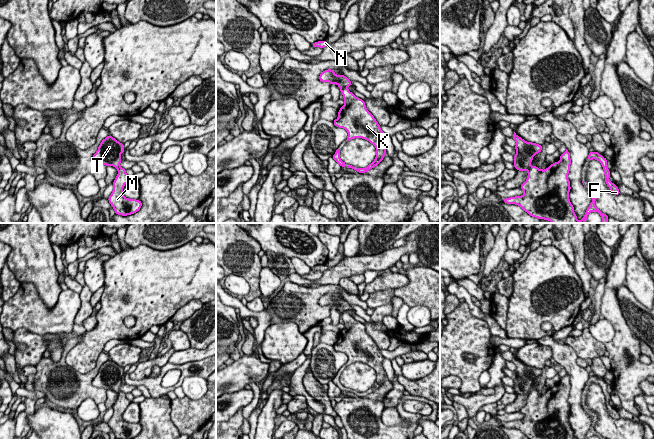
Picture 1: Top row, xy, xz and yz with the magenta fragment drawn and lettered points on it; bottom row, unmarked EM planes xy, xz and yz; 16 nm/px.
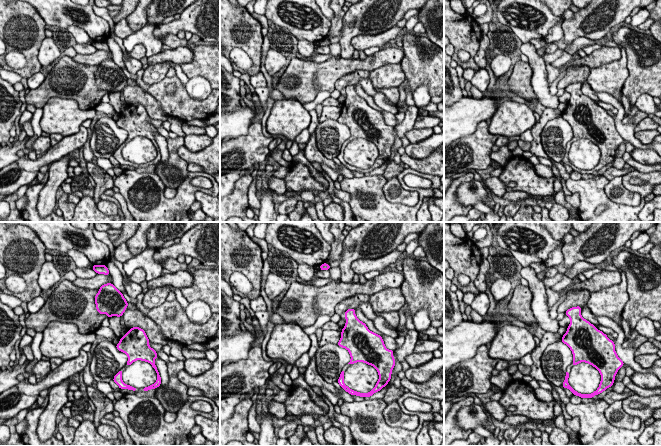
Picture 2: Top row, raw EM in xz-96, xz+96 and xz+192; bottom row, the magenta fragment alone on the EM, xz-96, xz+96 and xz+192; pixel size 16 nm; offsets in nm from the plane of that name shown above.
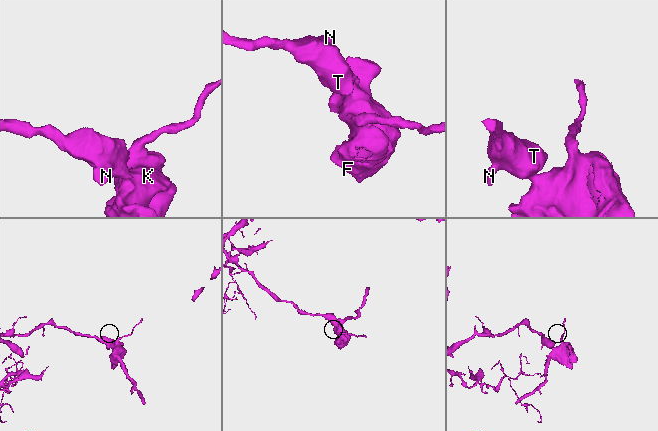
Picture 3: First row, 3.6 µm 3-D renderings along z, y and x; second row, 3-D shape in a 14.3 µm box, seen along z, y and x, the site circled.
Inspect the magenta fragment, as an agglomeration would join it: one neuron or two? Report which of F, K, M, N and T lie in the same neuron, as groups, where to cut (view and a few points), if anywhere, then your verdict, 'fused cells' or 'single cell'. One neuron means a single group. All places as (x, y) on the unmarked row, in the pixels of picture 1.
F K M / N T | xz (346, 310), (341, 314) | fused cells

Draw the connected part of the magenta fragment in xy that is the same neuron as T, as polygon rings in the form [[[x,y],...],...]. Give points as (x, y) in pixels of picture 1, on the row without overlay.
[[[109,359],[100,367],[98,374],[92,380],[92,385],[105,390],[113,390],[118,394],[121,391],[121,378],[124,375],[123,367]]]

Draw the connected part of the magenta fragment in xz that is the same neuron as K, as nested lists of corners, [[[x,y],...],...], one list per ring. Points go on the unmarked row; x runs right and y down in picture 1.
[[[347,311],[340,315],[344,322],[344,329],[339,333],[338,342],[333,345],[334,349],[347,355],[346,365],[362,362],[369,365],[376,372],[374,385],[365,392],[355,392],[346,389],[340,382],[341,373],[338,372],[332,382],[341,390],[354,393],[358,397],[365,397],[383,384],[386,373],[383,368],[384,356],[374,340],[367,334],[364,324],[356,321]]]

